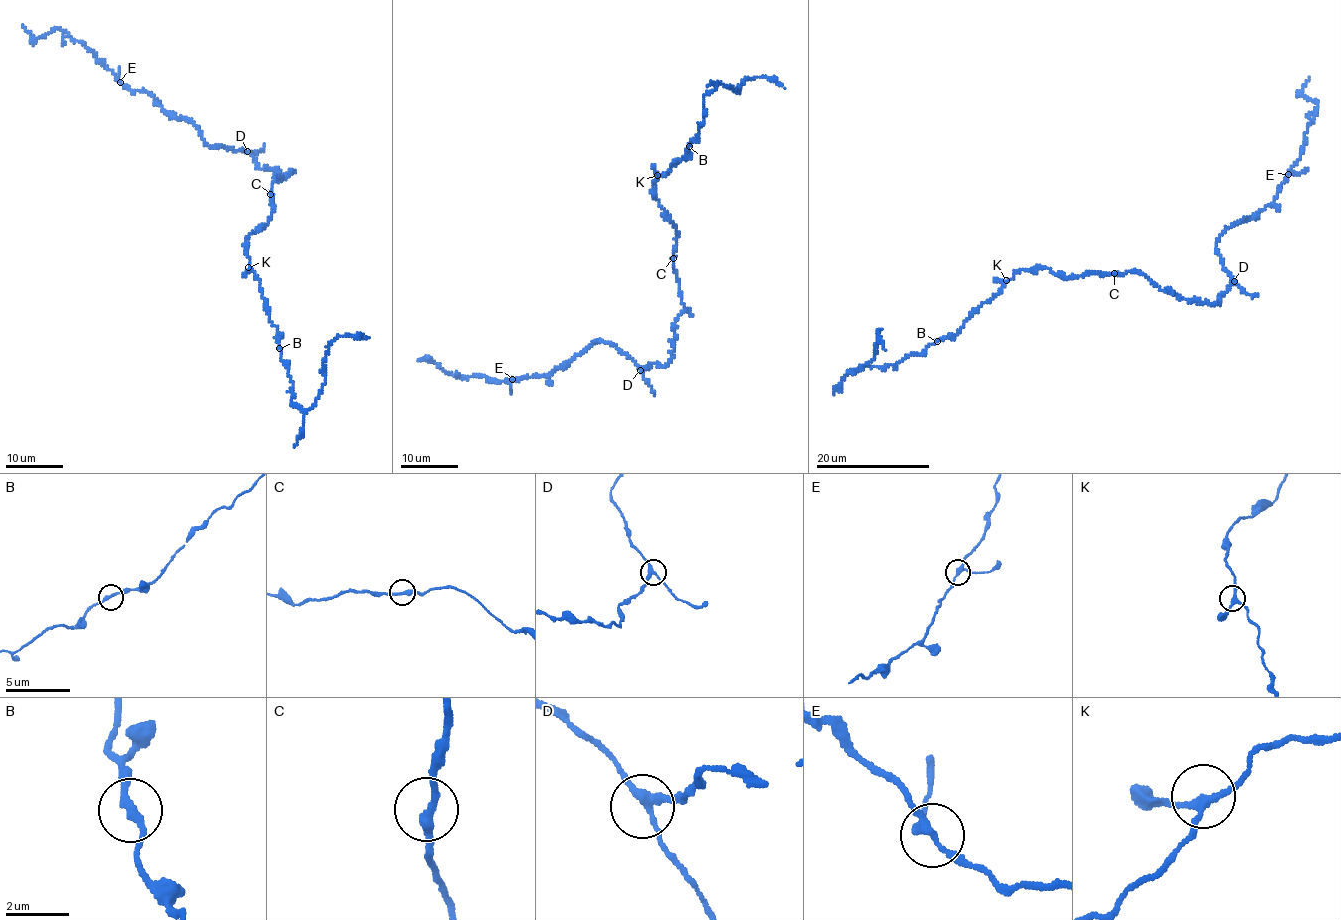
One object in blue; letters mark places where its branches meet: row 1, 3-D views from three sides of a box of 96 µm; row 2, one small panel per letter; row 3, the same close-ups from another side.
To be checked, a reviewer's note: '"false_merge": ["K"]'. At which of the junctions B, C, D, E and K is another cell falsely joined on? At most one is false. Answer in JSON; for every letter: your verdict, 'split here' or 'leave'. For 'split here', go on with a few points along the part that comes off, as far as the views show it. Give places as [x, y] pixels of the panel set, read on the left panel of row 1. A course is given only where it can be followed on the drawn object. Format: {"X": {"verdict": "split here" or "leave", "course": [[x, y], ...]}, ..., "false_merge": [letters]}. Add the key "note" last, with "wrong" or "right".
{"B": {"verdict": "leave"}, "C": {"verdict": "leave"}, "D": {"verdict": "leave"}, "E": {"verdict": "leave"}, "K": {"verdict": "leave"}, "false_merge": [], "note": "wrong"}

